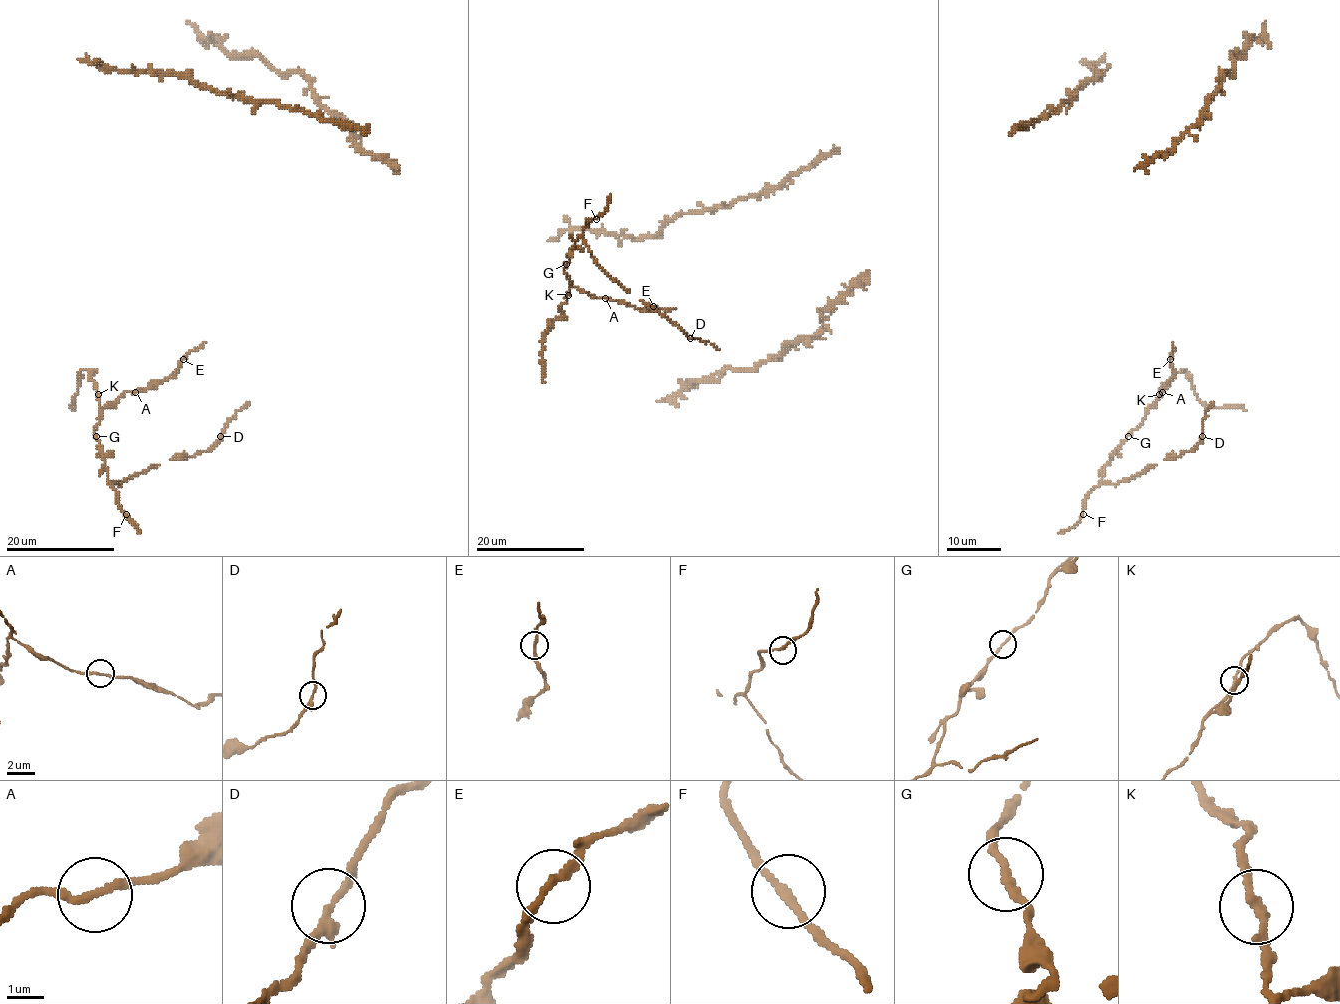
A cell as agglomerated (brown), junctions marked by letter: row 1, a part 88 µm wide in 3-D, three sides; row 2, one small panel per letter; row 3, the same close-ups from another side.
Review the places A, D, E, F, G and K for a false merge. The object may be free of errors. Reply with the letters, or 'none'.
none

